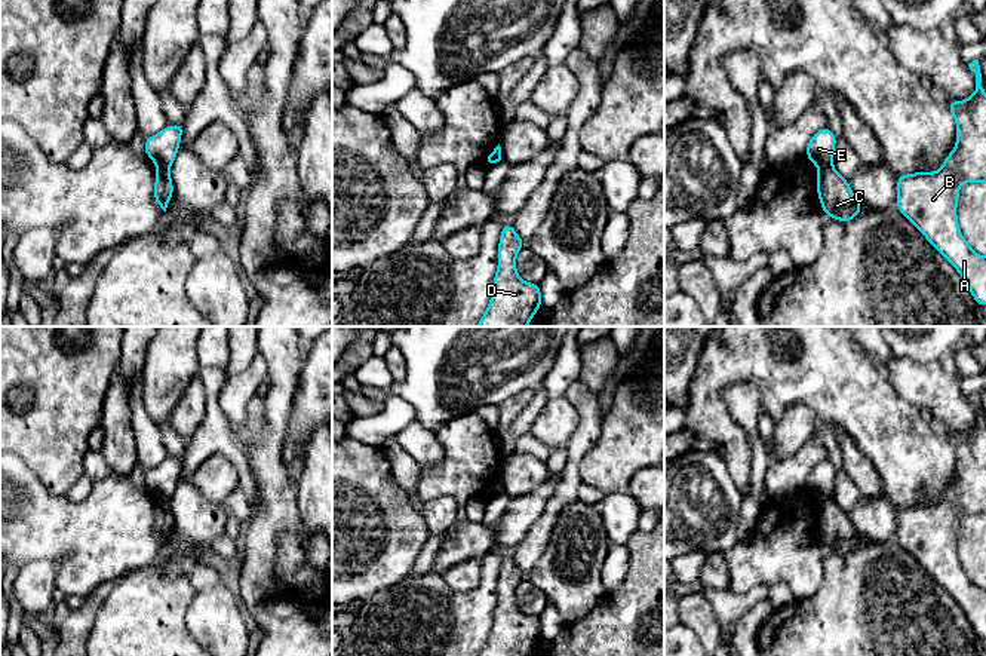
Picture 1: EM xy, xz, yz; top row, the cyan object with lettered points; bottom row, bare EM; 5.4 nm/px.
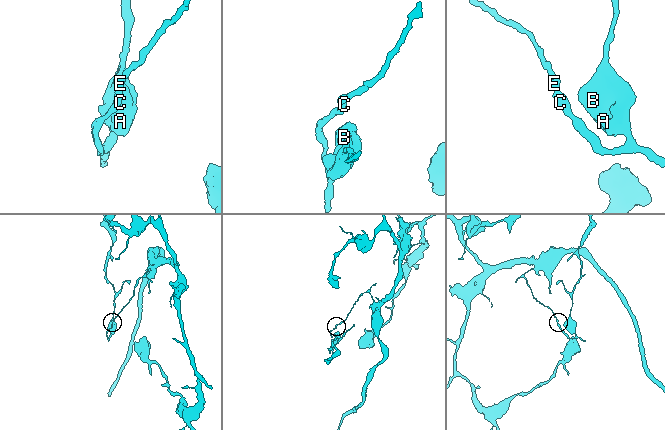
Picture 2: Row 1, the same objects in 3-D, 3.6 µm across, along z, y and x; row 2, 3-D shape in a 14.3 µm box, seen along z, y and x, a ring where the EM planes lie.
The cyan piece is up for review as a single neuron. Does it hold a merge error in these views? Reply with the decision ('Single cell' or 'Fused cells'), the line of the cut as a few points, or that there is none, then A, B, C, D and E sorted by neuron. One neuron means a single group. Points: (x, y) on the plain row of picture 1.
Fused cells. Split along yz (831, 496), (819, 500). Groups: A B C D / E

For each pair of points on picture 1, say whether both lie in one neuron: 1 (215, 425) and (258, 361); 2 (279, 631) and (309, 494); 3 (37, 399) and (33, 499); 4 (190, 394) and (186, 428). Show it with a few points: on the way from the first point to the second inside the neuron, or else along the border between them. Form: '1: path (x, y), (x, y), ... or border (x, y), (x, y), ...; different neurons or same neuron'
1: border (227, 377), (218, 397), (218, 405), (230, 422); different neurons
2: border (295, 490), (295, 506), (303, 530), (316, 535); different neurons
3: border (15, 453), (51, 492), (60, 494); different neurons
4: path (190, 402), (186, 419); same neuron

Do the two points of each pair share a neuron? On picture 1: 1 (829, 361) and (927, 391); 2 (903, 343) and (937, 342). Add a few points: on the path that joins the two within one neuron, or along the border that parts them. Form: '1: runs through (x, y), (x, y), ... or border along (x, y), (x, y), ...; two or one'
1: border along (881, 371), (887, 382), (911, 404); two
2: runs through (912, 342), (928, 342); one

